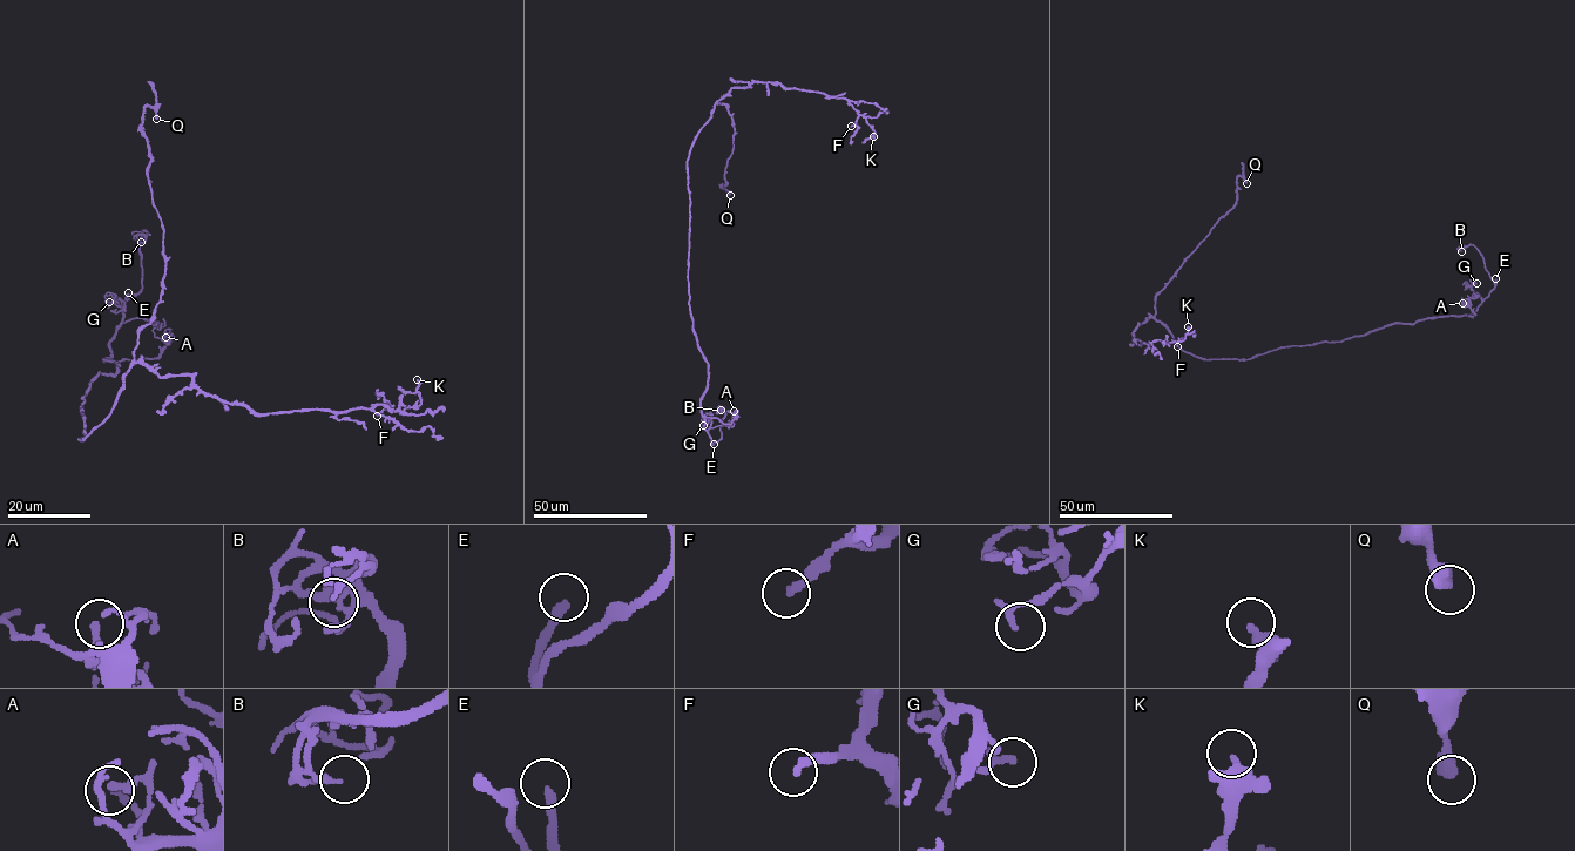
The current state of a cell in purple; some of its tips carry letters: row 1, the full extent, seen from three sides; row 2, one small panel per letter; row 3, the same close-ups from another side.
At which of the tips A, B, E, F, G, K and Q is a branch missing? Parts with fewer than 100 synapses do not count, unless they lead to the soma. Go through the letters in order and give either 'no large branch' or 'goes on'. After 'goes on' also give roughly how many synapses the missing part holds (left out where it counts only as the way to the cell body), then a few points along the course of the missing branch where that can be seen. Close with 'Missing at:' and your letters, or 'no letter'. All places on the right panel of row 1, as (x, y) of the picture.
A: no large branch
B: no large branch
E: goes on | (1495, 278), (1503, 289), (1509, 276)
F: no large branch
G: no large branch
K: no large branch
Q: no large branch
Missing at: E

